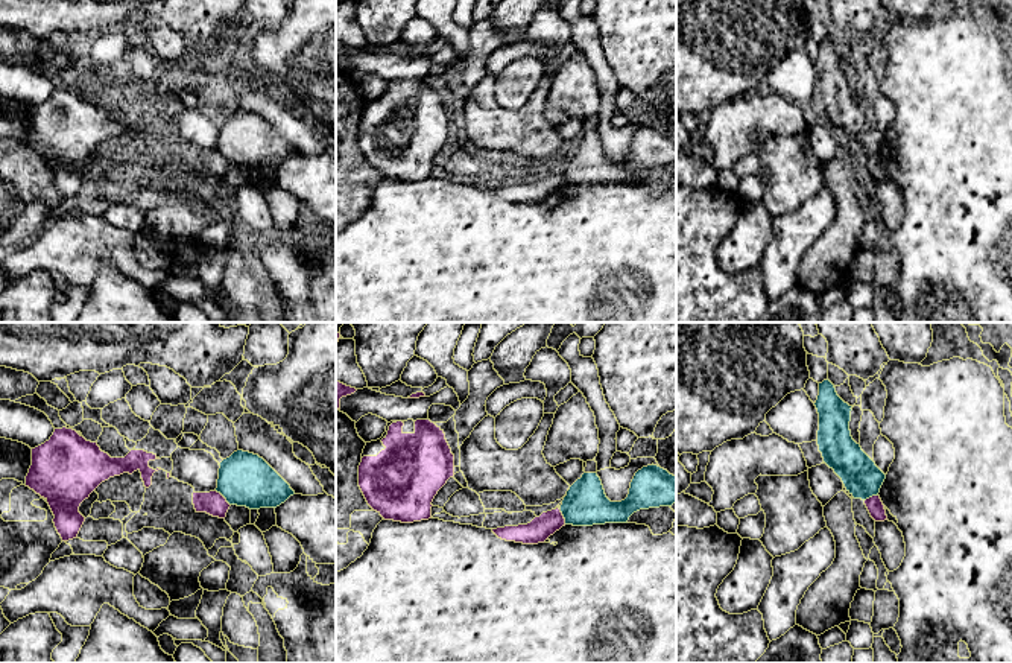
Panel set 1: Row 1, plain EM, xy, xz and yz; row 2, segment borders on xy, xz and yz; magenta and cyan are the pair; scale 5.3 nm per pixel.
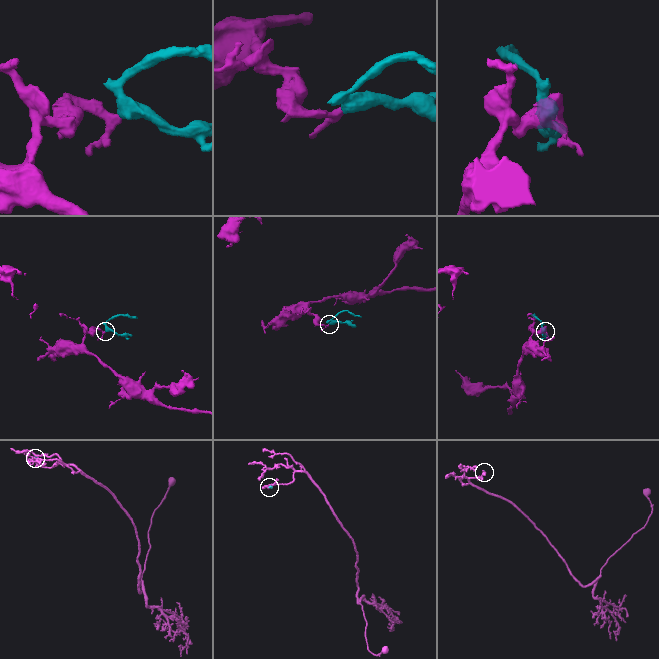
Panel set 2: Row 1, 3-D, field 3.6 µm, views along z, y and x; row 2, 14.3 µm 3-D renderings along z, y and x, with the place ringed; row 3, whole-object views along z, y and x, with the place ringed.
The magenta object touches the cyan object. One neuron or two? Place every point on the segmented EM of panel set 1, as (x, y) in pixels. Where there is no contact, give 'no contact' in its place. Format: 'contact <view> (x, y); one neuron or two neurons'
contact xy (224, 498); two neurons

